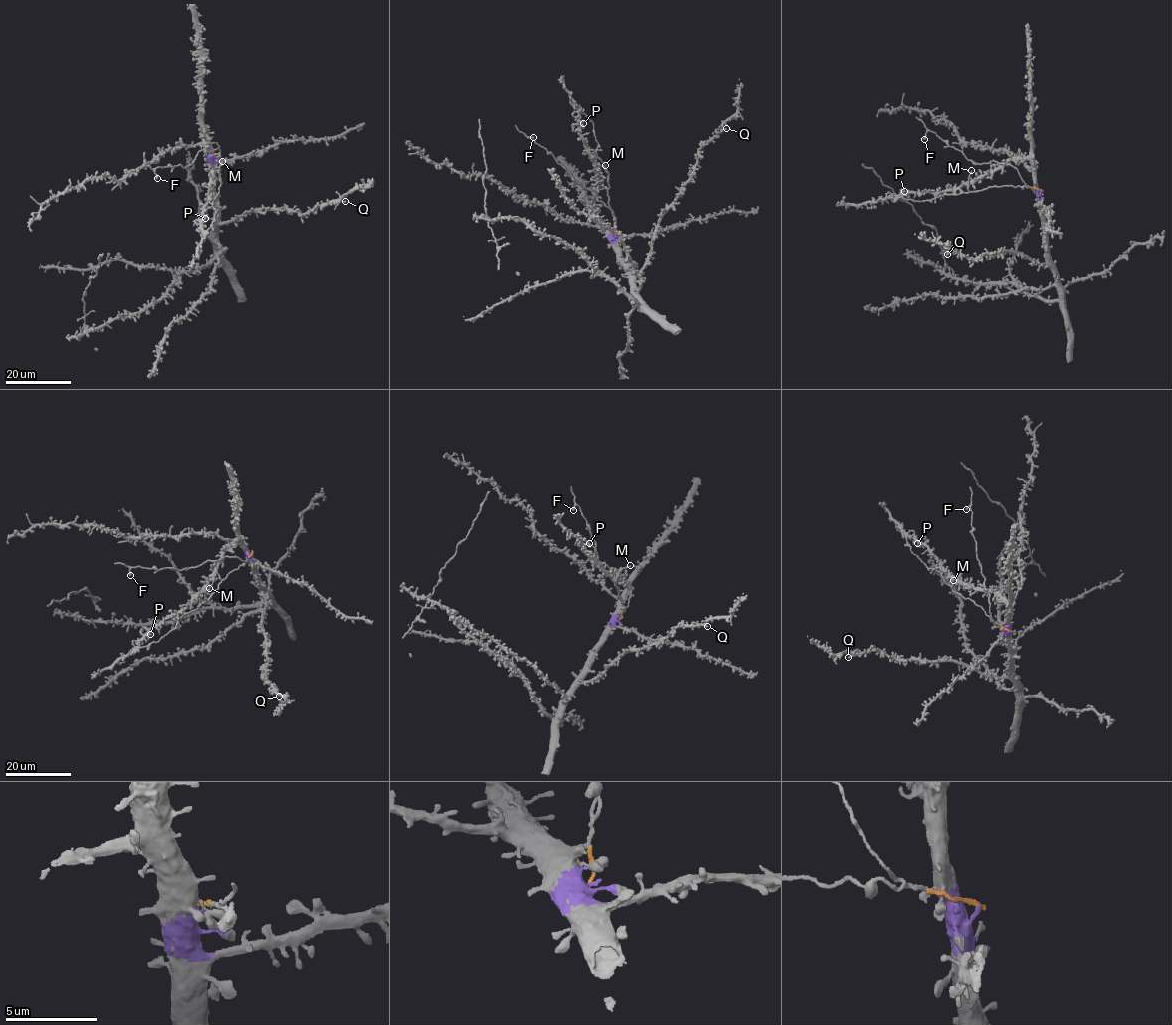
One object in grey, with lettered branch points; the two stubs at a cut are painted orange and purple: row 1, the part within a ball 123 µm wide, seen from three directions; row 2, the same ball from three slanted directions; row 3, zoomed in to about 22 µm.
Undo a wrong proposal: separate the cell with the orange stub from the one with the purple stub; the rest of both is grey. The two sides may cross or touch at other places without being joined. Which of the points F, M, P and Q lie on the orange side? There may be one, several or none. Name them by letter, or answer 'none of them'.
F, M

